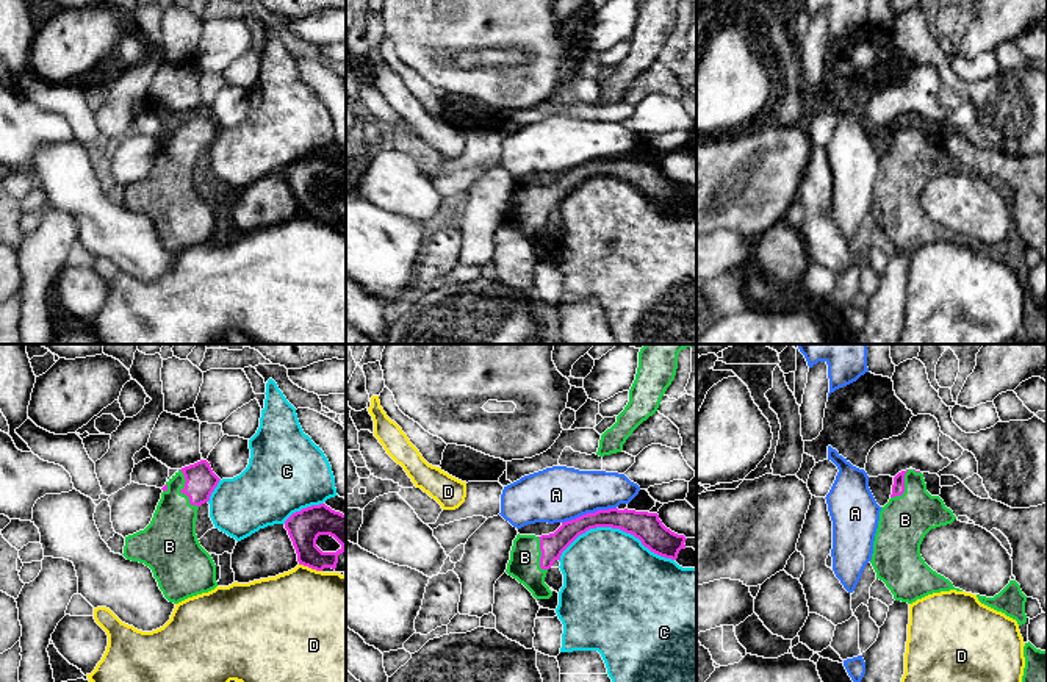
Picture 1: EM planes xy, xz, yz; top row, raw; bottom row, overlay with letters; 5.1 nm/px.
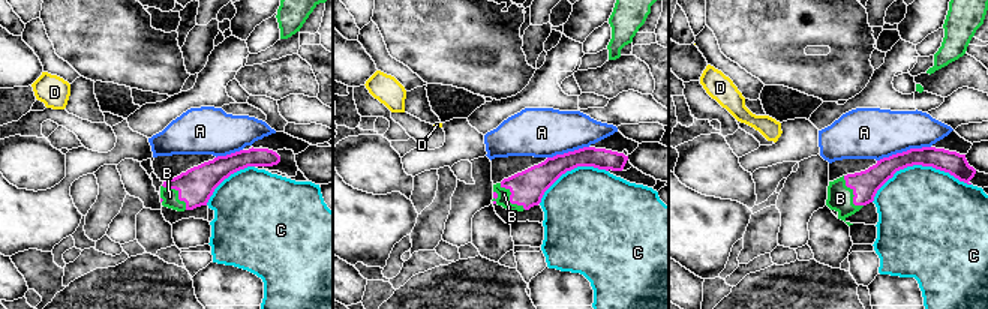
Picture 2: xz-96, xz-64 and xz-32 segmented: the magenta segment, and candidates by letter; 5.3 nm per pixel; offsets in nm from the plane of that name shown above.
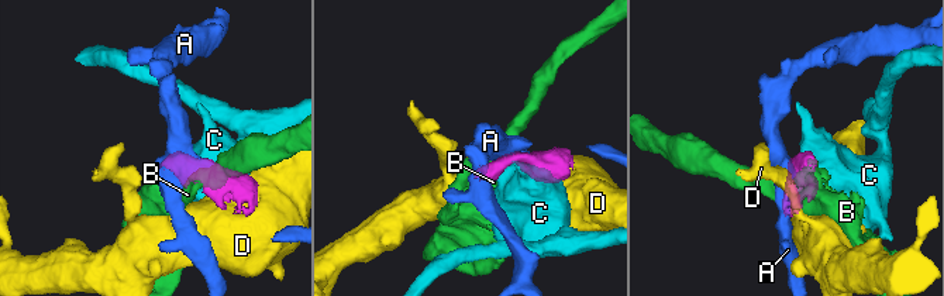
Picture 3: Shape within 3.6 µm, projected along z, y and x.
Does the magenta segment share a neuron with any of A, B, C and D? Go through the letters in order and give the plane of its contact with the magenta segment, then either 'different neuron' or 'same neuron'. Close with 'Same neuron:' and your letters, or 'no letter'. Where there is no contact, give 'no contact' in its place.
A: xz | different neuron
B: xy | same neuron
C: xz | different neuron
D: xy | different neuron
Same neuron: B

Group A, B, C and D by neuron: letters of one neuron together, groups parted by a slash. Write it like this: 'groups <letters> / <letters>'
groups A / B / C / D

